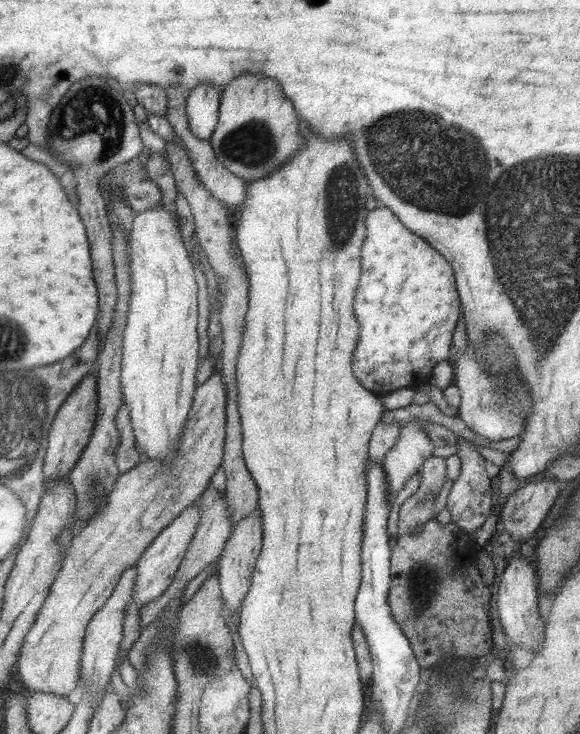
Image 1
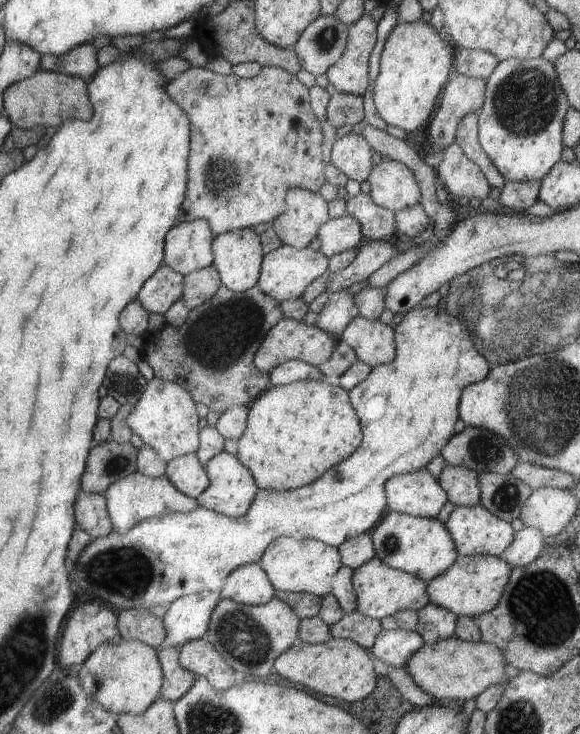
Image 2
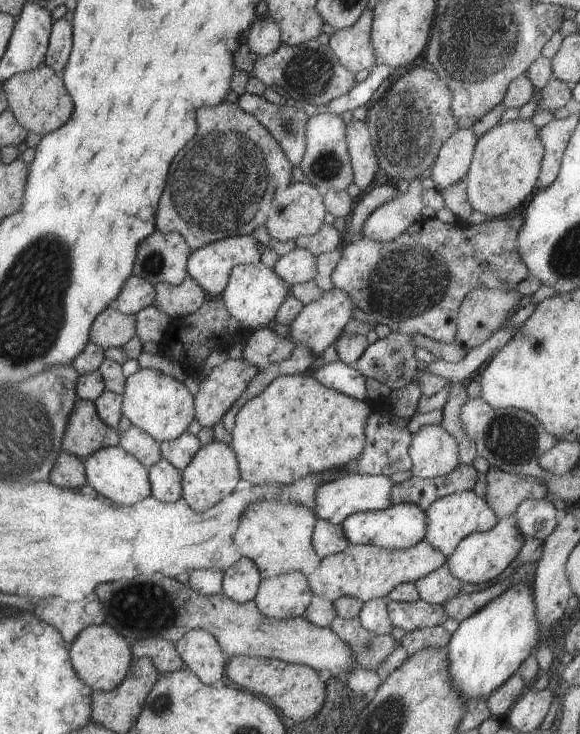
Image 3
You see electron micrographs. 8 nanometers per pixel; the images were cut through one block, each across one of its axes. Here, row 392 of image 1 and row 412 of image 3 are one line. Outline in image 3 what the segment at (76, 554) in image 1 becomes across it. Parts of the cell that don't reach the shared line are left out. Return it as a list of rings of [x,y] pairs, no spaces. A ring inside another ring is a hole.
[[[226,359],[223,364],[211,368],[209,374],[198,381],[199,390],[194,397],[194,420],[205,428],[212,428],[219,423],[257,372],[257,366],[245,364],[243,360]]]

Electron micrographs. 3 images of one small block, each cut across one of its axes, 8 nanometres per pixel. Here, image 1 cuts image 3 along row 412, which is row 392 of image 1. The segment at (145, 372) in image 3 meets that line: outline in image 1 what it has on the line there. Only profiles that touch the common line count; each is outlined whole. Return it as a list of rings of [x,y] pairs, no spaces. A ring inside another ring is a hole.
[[[162,203],[135,213],[129,235],[129,287],[131,293],[128,298],[129,306],[127,306],[127,322],[122,332],[122,359],[120,364],[120,386],[121,394],[125,400],[125,404],[129,410],[132,430],[134,432],[135,446],[145,452],[147,459],[161,459],[169,462],[176,450],[176,442],[180,439],[179,435],[184,426],[185,417],[192,405],[192,396],[195,392],[195,373],[197,368],[197,333],[195,327],[197,324],[197,286],[193,274],[193,266],[189,262],[189,254],[187,248],[183,245],[181,232],[179,231],[179,218],[174,217],[169,211],[165,210]]]

